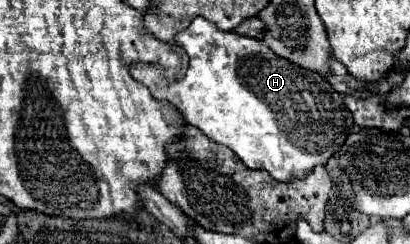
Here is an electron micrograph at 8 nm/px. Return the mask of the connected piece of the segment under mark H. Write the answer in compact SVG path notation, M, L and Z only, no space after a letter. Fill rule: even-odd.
M197 17L191 23L193 29L185 29L175 36L175 44L181 46L189 57L189 69L183 79L167 83L163 69L149 63L133 63L131 75L143 83L157 101L173 103L185 117L185 121L201 129L209 139L227 145L233 153L251 169L265 169L275 181L291 181L307 177L317 165L325 165L329 157L343 145L353 127L353 115L345 107L341 93L337 93L329 81L319 73L307 71L287 59L275 55L265 43L239 35L235 31L221 31L211 21Z

